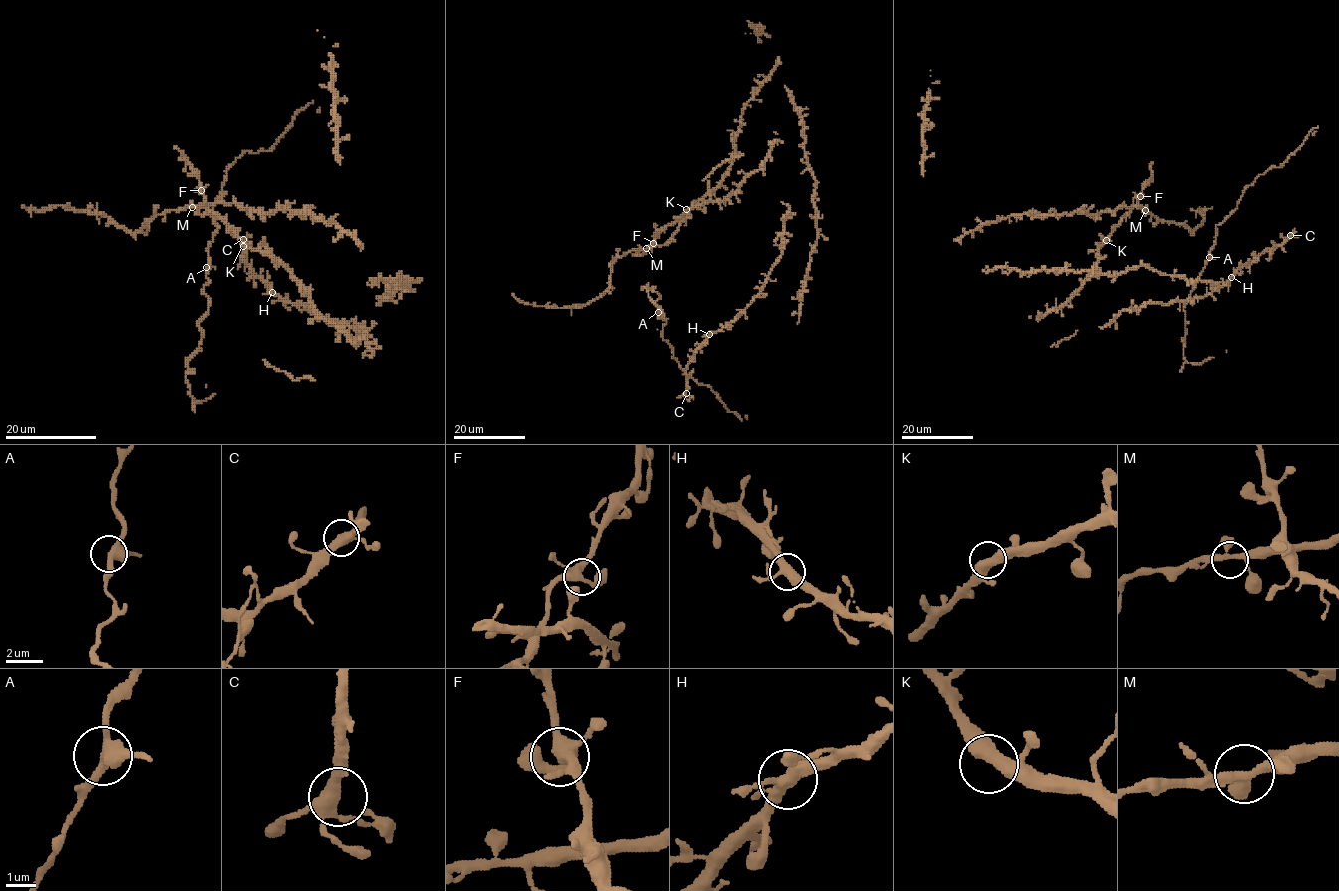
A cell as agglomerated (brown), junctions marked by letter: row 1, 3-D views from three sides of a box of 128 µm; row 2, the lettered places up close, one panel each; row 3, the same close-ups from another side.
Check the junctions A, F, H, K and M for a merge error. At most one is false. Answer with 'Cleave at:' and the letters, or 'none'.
Cleave at: none

